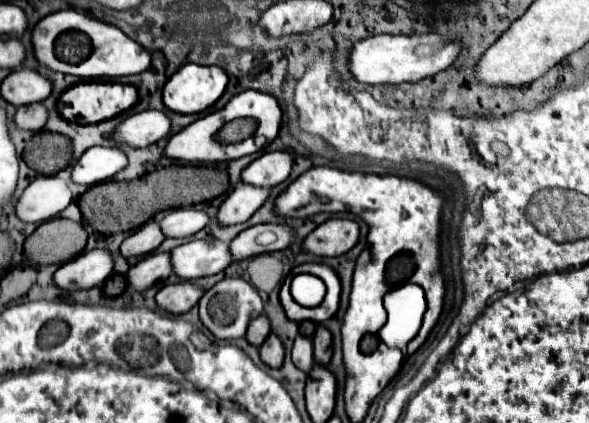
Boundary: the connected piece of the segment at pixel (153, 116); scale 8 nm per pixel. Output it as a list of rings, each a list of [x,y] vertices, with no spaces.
[[[144,110],[134,116],[128,116],[114,132],[114,140],[130,144],[136,148],[150,146],[170,134],[172,122],[160,110]]]

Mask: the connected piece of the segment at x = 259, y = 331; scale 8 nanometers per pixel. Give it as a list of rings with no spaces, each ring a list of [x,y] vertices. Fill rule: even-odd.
[[[260,314],[254,320],[250,320],[248,332],[246,332],[246,338],[248,338],[250,344],[260,346],[266,340],[268,334],[270,334],[270,320],[268,320],[266,314]]]

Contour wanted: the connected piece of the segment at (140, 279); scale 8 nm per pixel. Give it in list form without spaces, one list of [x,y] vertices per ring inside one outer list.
[[[154,252],[142,258],[128,270],[128,284],[134,290],[146,290],[150,286],[162,284],[172,274],[170,252]]]

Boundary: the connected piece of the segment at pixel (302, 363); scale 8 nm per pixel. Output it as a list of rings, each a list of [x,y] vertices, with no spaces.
[[[298,334],[298,336],[296,336],[294,348],[292,348],[292,362],[294,362],[300,370],[310,372],[310,368],[312,368],[312,364],[314,364],[314,348],[312,348],[312,338],[302,336],[302,334]]]

